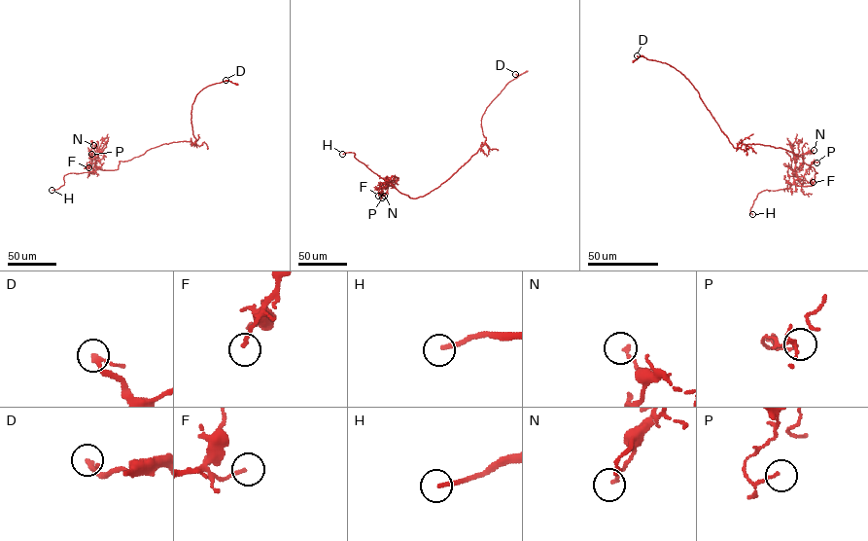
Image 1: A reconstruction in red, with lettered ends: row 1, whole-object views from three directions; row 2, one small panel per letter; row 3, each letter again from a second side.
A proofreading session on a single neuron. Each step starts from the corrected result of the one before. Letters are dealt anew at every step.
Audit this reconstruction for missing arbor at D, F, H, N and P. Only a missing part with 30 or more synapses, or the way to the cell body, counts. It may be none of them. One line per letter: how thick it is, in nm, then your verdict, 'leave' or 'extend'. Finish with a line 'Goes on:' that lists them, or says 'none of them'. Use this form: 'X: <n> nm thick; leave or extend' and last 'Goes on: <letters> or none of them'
D: 160 nm thick; extend
F: 140 nm thick; leave
H: 190 nm thick; extend
N: 140 nm thick; leave
P: 110 nm thick; leave
Goes on: D, H

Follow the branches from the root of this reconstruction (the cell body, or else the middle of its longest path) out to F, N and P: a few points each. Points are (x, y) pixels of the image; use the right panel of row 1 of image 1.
F: (776, 148), (800, 156), (817, 173), (811, 186), (795, 184), (794, 176), (803, 176), (808, 182), (813, 182)
N: (776, 148), (800, 156), (817, 173), (811, 186), (801, 186), (793, 182), (797, 178), (795, 160), (814, 150)
P: (776, 148), (800, 156), (817, 173), (811, 186), (797, 185), (793, 176), (803, 176), (810, 165), (816, 162)

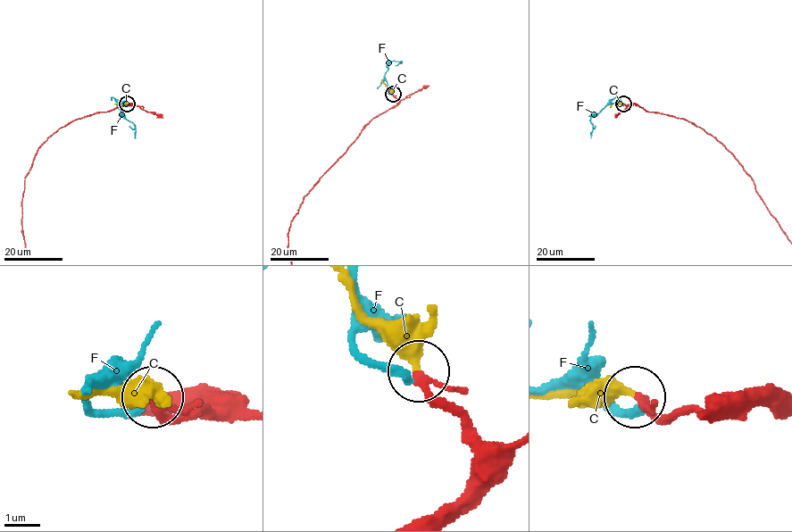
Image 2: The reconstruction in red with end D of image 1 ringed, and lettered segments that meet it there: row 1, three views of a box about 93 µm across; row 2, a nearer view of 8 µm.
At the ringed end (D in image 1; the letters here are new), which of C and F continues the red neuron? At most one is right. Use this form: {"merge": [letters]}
{"merge": ["C"]}

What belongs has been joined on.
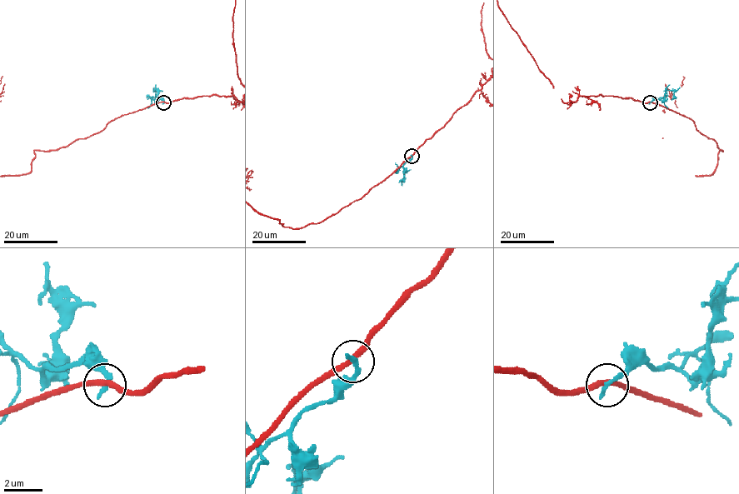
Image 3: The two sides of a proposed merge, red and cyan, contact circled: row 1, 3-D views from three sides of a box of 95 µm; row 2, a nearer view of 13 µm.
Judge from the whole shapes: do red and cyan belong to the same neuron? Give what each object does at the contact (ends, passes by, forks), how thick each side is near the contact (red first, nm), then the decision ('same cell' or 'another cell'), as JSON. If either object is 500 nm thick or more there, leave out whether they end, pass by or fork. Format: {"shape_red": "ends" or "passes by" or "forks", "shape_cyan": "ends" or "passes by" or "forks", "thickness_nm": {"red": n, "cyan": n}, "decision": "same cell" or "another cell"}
{"shape_red": "passes by", "shape_cyan": "ends", "thickness_nm": {"red": 280, "cyan": 280}, "decision": "another cell"}

